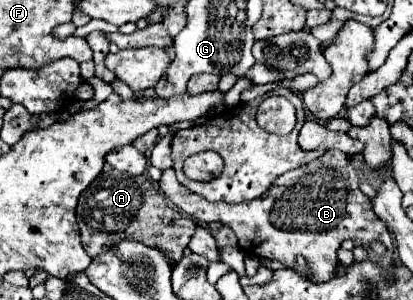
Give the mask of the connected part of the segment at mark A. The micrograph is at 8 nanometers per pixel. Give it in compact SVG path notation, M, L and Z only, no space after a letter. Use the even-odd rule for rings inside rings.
M116 169L110 173L100 173L80 195L76 219L80 225L82 245L90 257L96 257L100 251L112 247L120 239L136 239L166 251L172 263L180 261L196 225L188 215L178 213L174 207L170 207L170 203L166 203L166 197L158 191L154 181L144 175L132 177Z

